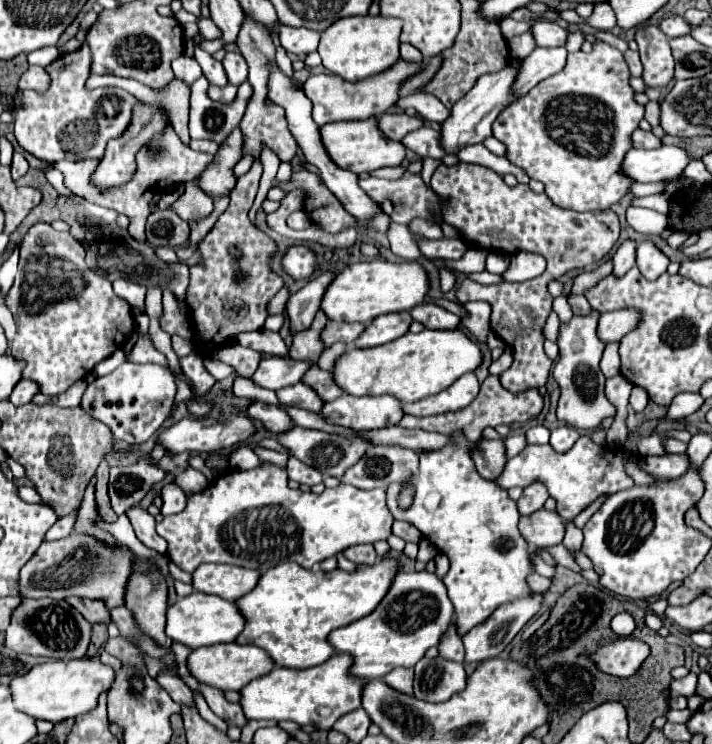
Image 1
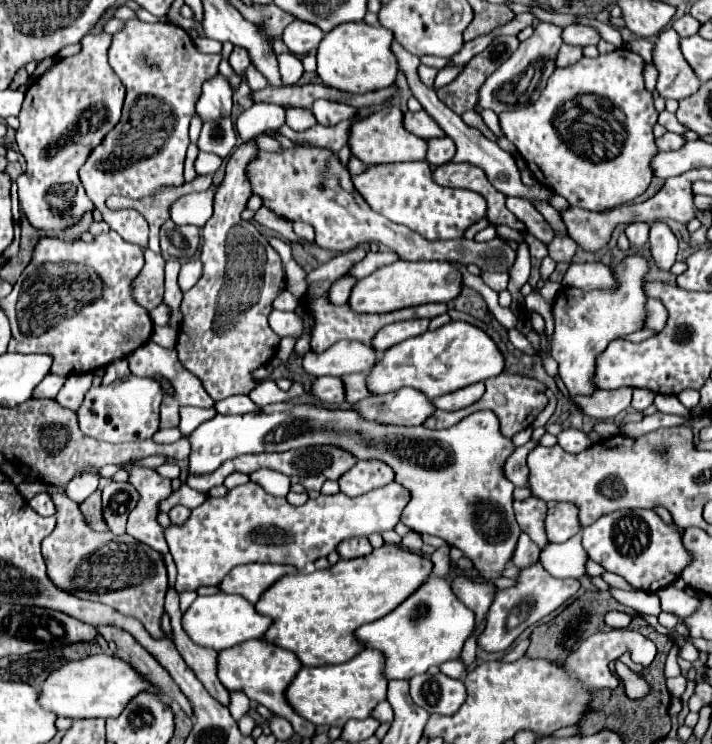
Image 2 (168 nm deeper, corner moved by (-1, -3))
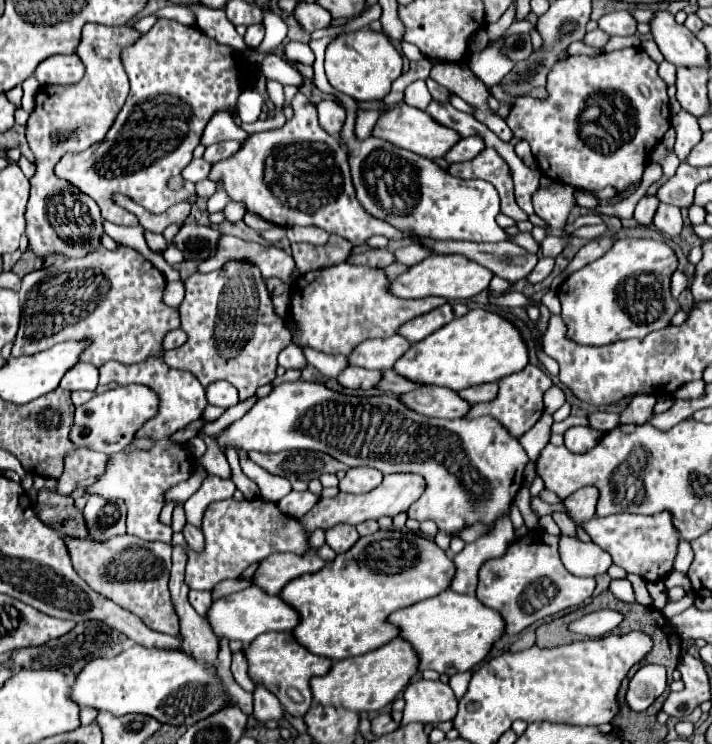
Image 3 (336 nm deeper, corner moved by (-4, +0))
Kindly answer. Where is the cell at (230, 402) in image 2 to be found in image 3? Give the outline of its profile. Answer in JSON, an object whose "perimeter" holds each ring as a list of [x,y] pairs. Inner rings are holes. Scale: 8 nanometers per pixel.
{"perimeter":[[[214,381],[206,387],[206,401],[210,405],[218,405],[218,407],[232,407],[238,403],[238,391],[234,385],[226,383],[226,381]]]}

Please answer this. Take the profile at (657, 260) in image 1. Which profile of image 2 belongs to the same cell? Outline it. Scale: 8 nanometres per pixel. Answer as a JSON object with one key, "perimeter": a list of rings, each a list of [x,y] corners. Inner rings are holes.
{"perimeter":[[[655,222],[651,226],[651,232],[649,232],[649,252],[651,252],[651,262],[659,270],[669,270],[675,264],[677,238],[661,222]]]}

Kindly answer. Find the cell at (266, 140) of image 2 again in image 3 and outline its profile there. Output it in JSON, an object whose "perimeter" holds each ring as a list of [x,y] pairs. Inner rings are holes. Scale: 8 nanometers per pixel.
{"perimeter":[[[218,111],[204,129],[202,145],[208,147],[212,143],[220,143],[220,141],[228,141],[228,139],[236,139],[242,143],[246,137],[248,137],[248,133],[242,131],[230,115],[224,115],[224,111]]]}

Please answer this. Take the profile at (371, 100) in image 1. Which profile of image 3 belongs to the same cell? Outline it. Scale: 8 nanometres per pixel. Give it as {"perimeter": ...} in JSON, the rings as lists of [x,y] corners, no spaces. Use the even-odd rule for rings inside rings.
{"perimeter":[[[324,99],[318,105],[318,117],[320,117],[320,125],[326,133],[330,135],[338,135],[340,133],[340,125],[346,119],[346,111],[342,105],[338,105],[334,99]]]}

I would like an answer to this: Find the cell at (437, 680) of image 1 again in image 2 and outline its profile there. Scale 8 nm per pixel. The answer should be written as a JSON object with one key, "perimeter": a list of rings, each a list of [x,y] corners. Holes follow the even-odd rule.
{"perimeter":[[[421,674],[411,680],[411,698],[417,706],[435,714],[455,714],[459,706],[465,702],[465,684],[463,680],[455,680],[437,674]]]}

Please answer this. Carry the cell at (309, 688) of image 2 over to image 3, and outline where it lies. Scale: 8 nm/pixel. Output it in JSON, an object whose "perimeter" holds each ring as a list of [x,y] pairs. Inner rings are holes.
{"perimeter":[[[396,637],[376,651],[338,661],[324,677],[314,677],[310,683],[312,695],[314,701],[324,705],[344,707],[352,711],[380,711],[390,705],[400,691],[404,691],[410,679],[418,673],[418,663],[418,651],[406,639]]]}

